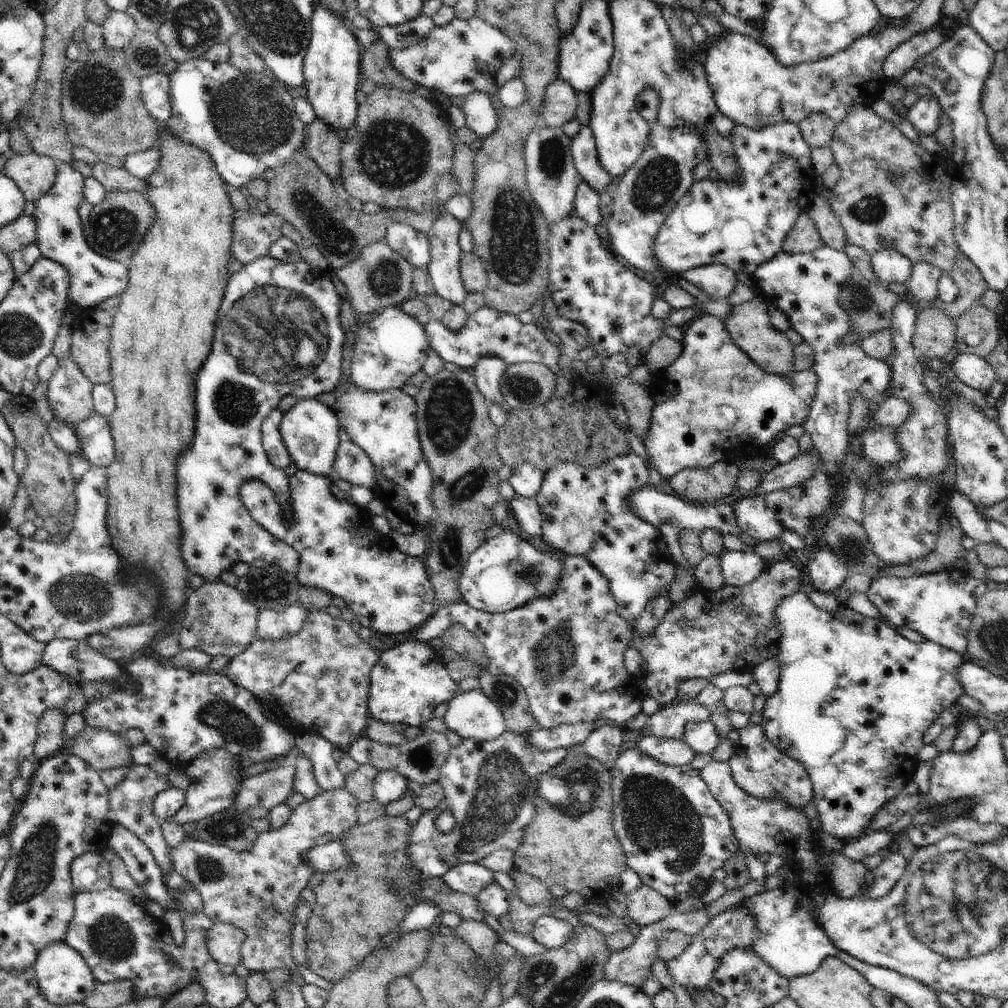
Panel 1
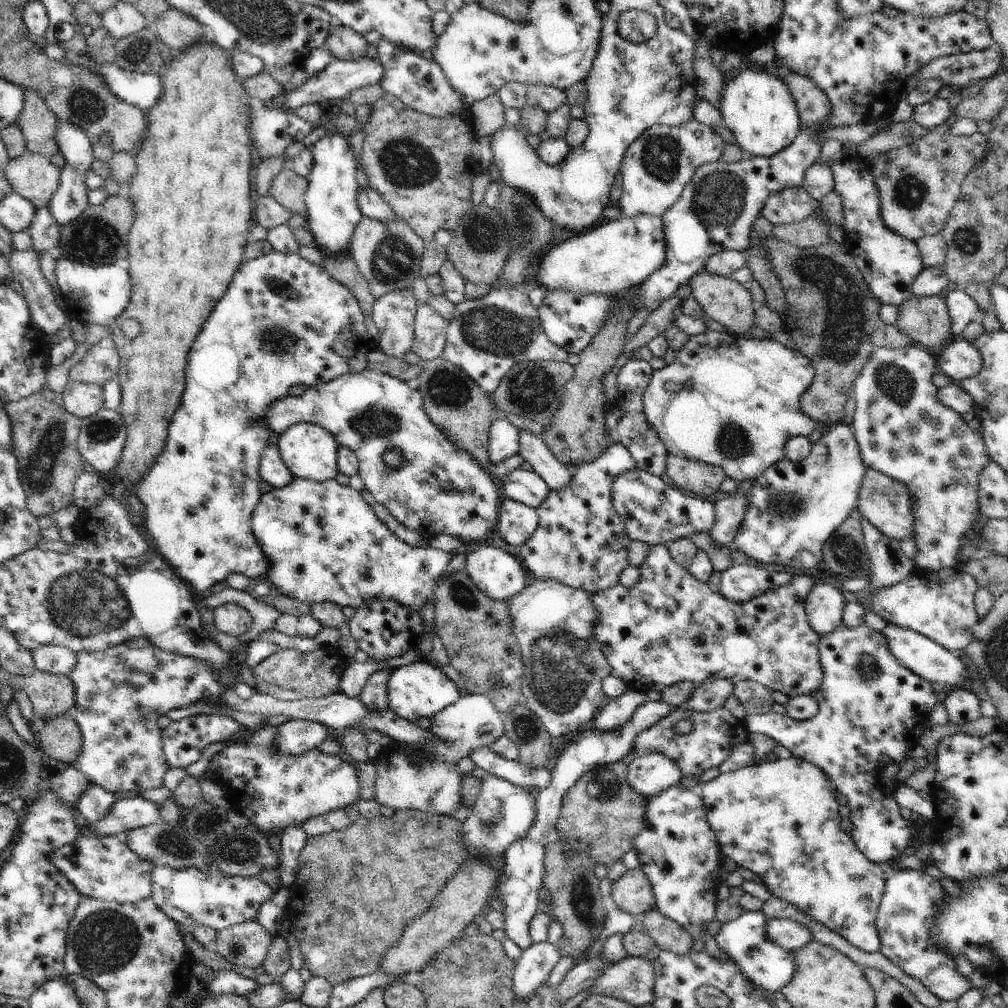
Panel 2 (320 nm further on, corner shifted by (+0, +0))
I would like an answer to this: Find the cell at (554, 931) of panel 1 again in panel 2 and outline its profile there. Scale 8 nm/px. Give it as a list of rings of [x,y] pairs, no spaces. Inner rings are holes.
[[[550,942],[536,943],[522,952],[521,957],[517,960],[513,974],[512,992],[516,1000],[529,1001],[536,996],[537,989],[546,983],[548,974],[561,957],[559,949]]]

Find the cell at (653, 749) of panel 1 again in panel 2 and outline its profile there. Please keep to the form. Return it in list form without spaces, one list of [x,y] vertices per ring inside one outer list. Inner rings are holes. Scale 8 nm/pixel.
[[[663,754],[634,757],[628,760],[627,781],[638,794],[648,799],[668,790],[680,782],[681,770],[672,759]]]

